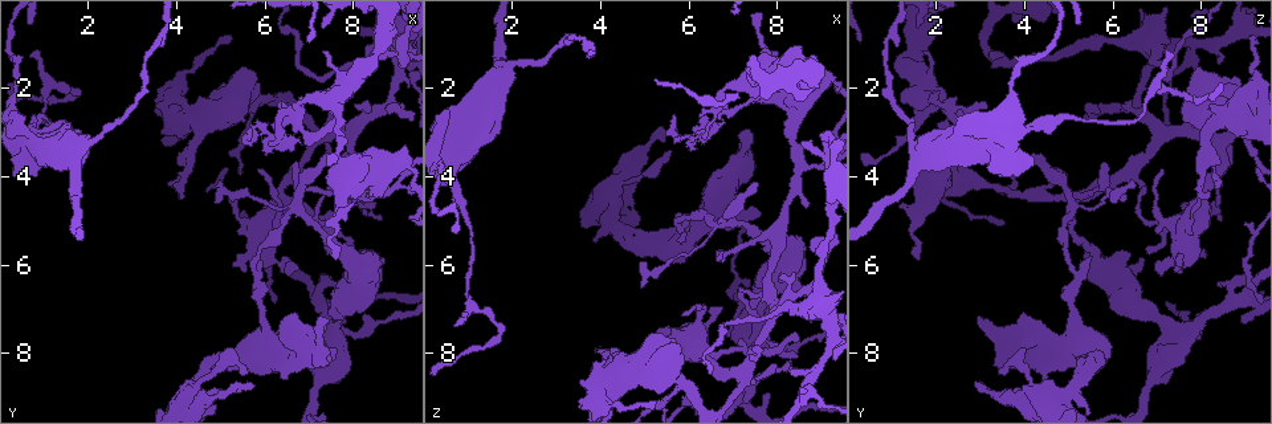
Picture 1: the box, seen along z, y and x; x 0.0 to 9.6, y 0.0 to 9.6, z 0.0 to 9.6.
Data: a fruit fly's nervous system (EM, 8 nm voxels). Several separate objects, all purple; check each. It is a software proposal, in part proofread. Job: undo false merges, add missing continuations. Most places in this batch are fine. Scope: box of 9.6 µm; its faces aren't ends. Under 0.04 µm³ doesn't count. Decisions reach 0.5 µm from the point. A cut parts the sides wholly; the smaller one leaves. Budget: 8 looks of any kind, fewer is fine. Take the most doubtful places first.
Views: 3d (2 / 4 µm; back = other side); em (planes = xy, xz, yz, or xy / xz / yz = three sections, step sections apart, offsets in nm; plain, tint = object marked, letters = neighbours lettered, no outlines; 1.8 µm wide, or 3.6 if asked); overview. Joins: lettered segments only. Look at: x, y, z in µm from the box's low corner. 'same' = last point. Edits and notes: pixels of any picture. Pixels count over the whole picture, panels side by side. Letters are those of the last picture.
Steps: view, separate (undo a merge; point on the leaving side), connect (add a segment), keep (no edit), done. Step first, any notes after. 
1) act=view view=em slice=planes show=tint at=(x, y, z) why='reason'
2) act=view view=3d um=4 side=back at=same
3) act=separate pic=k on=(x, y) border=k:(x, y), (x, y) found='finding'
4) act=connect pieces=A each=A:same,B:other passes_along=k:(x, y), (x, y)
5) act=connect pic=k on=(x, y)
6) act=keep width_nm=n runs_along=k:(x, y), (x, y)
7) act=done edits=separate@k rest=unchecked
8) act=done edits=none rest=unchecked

act=view view=3d um=2 at=(5.95, 2.75, 3.05) why='touches itself'

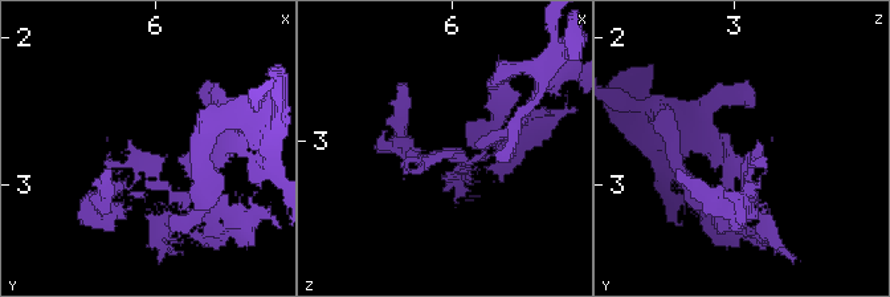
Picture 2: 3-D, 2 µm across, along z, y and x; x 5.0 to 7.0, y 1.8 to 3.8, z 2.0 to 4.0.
act=view view=em um=3.6 slice=xy step=8 show=letters at=(5.92, 2.82, 3.12)

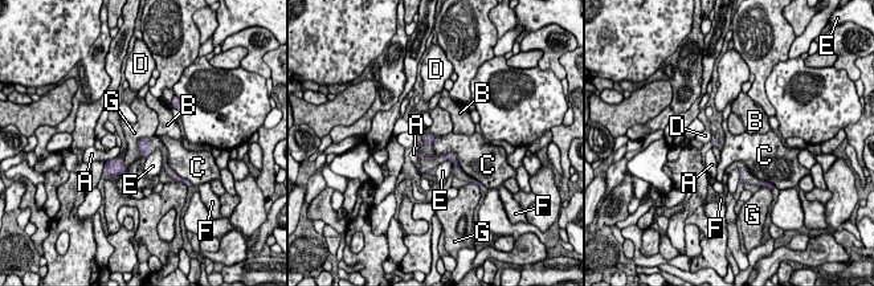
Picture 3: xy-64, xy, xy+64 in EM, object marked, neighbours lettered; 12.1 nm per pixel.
act=keep each=A:other,B:other,C:other,D:other,E:other,F:other,G:other border=3:(437, 135), (432, 147) found='all the same cell'

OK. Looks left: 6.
act=view view=3d um=2 side=back at=(4.10, 8.70, 4.20) why='stops while still wide'

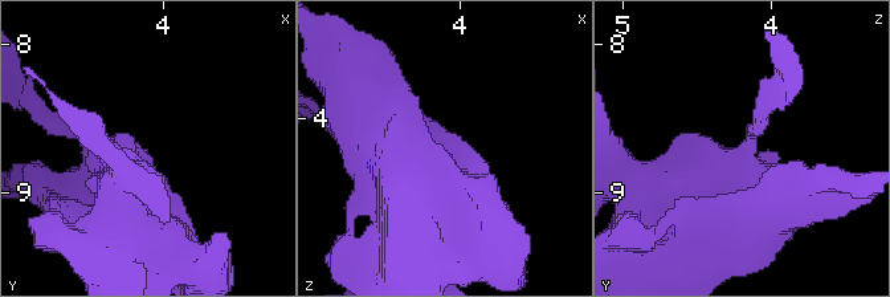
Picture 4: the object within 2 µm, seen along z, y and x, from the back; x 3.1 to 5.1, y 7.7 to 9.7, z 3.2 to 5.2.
act=view view=em slice=xz step=4 show=tint at=(4.14, 8.76, 4.20)

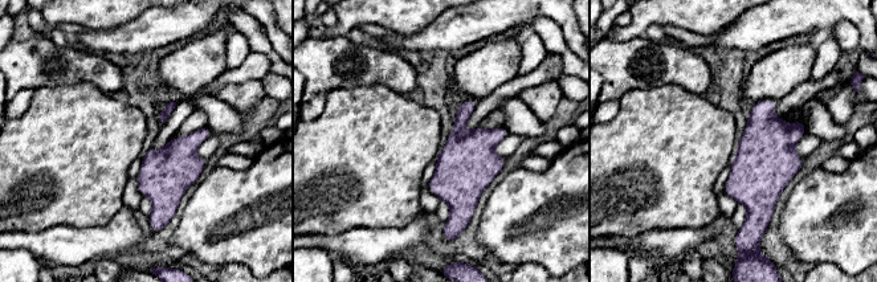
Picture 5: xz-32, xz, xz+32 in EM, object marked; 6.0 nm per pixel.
act=view view=em slice=xy step=4 show=letters at=same

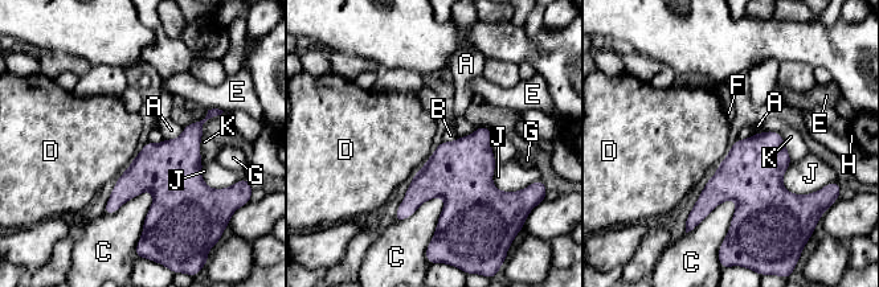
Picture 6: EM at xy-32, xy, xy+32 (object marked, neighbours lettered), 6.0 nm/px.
act=keep longest_contact=C:340nm each=A:other,B:other,C:other,D:other,E:other,F:other,G:other,H:other,J:other,K:other border=6:(430, 156), (418, 171) found='no lettered segment goes on from it'

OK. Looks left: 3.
act=view view=em slice=yz step=4 show=tint at=(7.90, 4.65, 1.20) why='branch stops here'

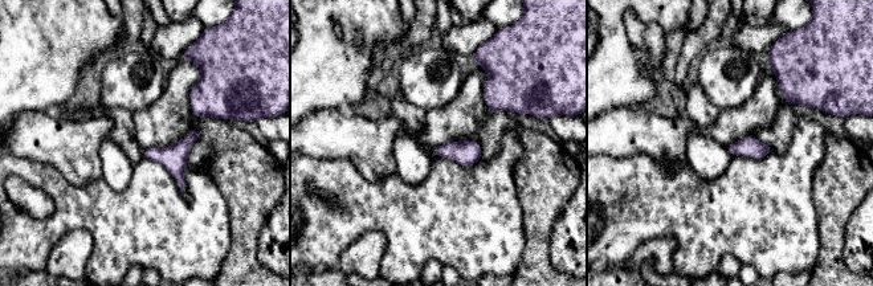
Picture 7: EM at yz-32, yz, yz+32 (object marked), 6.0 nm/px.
act=view view=em slice=yz step=4 show=letters at=same

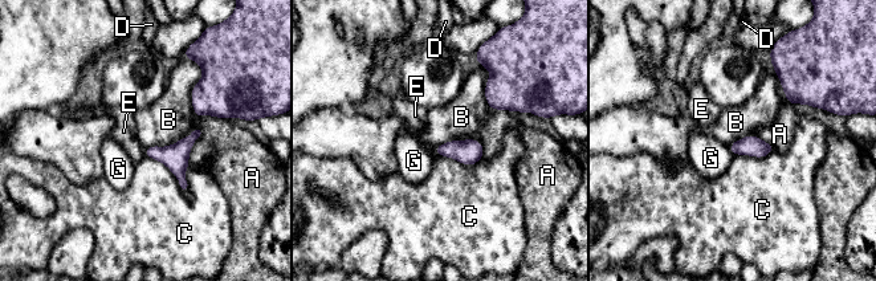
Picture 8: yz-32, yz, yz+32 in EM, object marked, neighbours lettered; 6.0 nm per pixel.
act=keep each=A:other,B:other,C:other,D:other,E:other,G:other border=8:(477, 62), (489, 70), (488, 108) found='none of them fits'

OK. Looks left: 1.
act=done edits=none rest=unchecked

